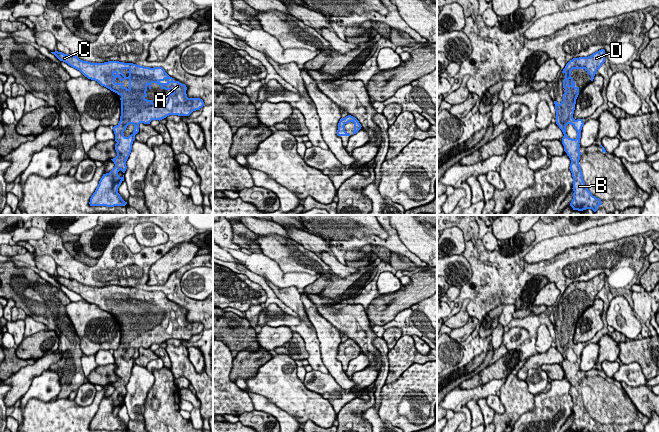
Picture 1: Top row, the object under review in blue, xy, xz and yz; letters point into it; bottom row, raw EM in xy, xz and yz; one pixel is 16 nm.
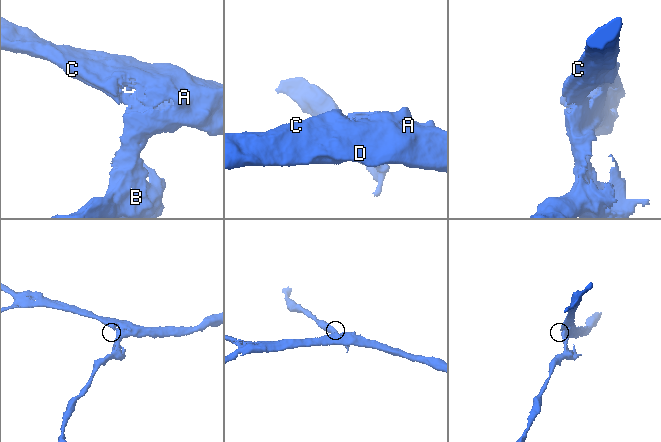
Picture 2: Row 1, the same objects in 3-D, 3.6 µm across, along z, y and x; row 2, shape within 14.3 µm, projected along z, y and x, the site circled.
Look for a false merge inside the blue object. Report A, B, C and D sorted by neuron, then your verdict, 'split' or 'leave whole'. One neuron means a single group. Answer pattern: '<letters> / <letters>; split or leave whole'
A C D / B; split

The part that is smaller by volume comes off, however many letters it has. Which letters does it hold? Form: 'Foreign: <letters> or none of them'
Foreign: B

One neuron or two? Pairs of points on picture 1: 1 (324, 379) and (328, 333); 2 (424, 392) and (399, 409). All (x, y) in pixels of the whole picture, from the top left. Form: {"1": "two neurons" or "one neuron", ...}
{"1": "two neurons", "2": "one neuron"}

